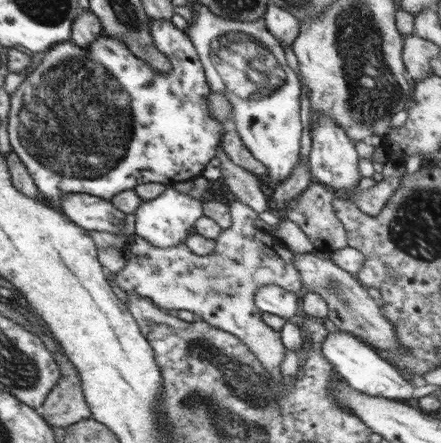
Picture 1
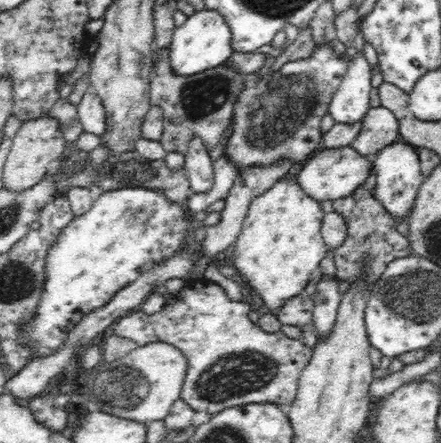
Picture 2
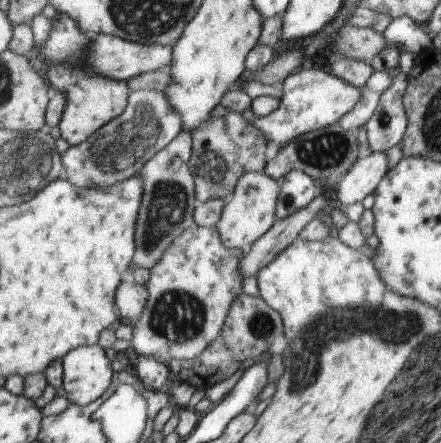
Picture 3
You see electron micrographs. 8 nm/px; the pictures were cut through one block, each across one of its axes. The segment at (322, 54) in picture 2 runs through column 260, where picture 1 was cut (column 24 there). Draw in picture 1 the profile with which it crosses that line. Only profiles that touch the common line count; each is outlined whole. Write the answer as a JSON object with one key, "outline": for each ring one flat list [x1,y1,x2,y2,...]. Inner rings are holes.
{"outline":[[150,18,149,27,152,39,154,39,154,45,160,52,165,54,165,57,171,64,167,73,155,71,151,64,147,64,146,61,134,56,120,40,103,33,94,44,90,44,90,48,79,48,73,42,62,42,57,44,56,47,44,51,42,62,30,74,25,75,25,79,19,88,16,89,13,95,10,95,10,110,7,114,9,140,13,151,25,164,26,170,30,173,38,190,42,193,42,198,46,202,50,199,51,203,59,204,64,193,84,193,104,200,110,200,119,192,133,189,137,184,160,183,168,187,174,183,190,181,195,177,199,177,207,162,217,156,217,148,221,144,223,126,216,117,211,115,207,99,211,93,211,88,207,83,205,70,199,59,196,47,192,45,188,34,179,30,172,21]]}

